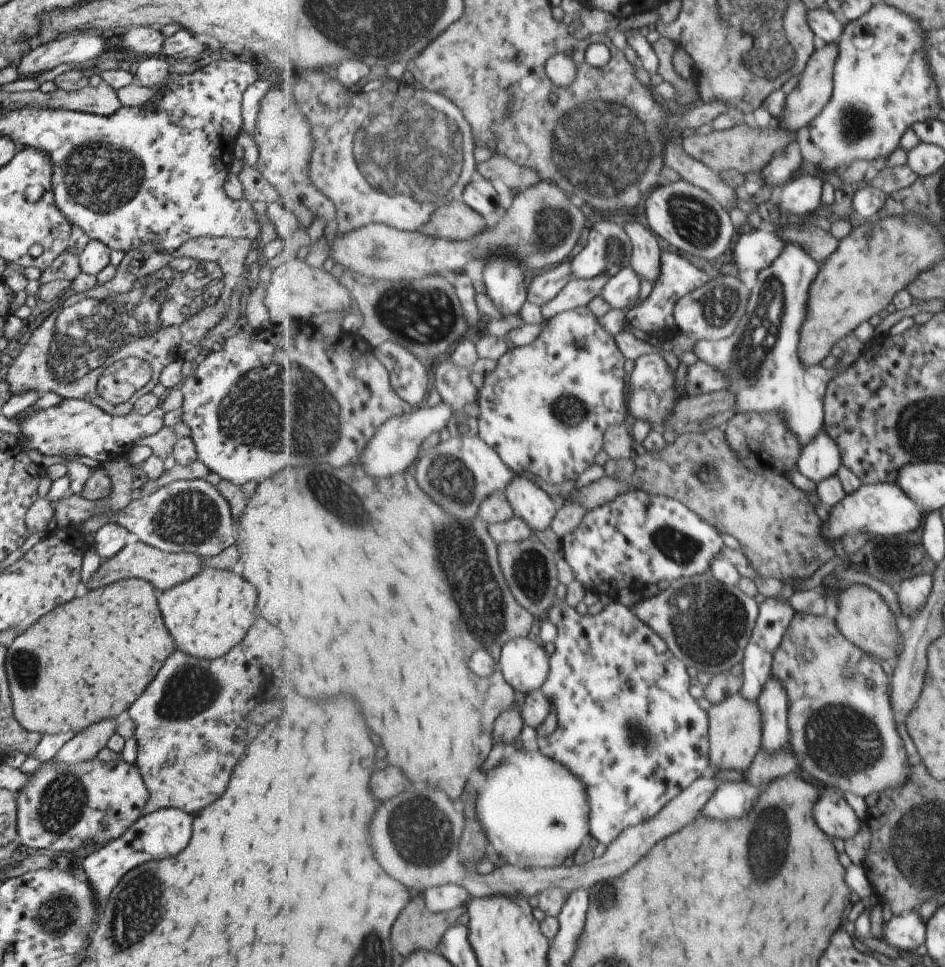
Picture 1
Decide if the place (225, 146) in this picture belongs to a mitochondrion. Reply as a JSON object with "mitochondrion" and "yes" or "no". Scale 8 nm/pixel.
{"mitochondrion":"no"}

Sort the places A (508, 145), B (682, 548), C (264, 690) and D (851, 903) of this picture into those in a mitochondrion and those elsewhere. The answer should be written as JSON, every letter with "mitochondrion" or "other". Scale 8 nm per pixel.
{"A":"other","B":"mitochondrion","C":"other","D":"other"}

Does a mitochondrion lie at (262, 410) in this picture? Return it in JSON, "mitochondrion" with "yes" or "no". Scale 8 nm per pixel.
{"mitochondrion":"yes"}

